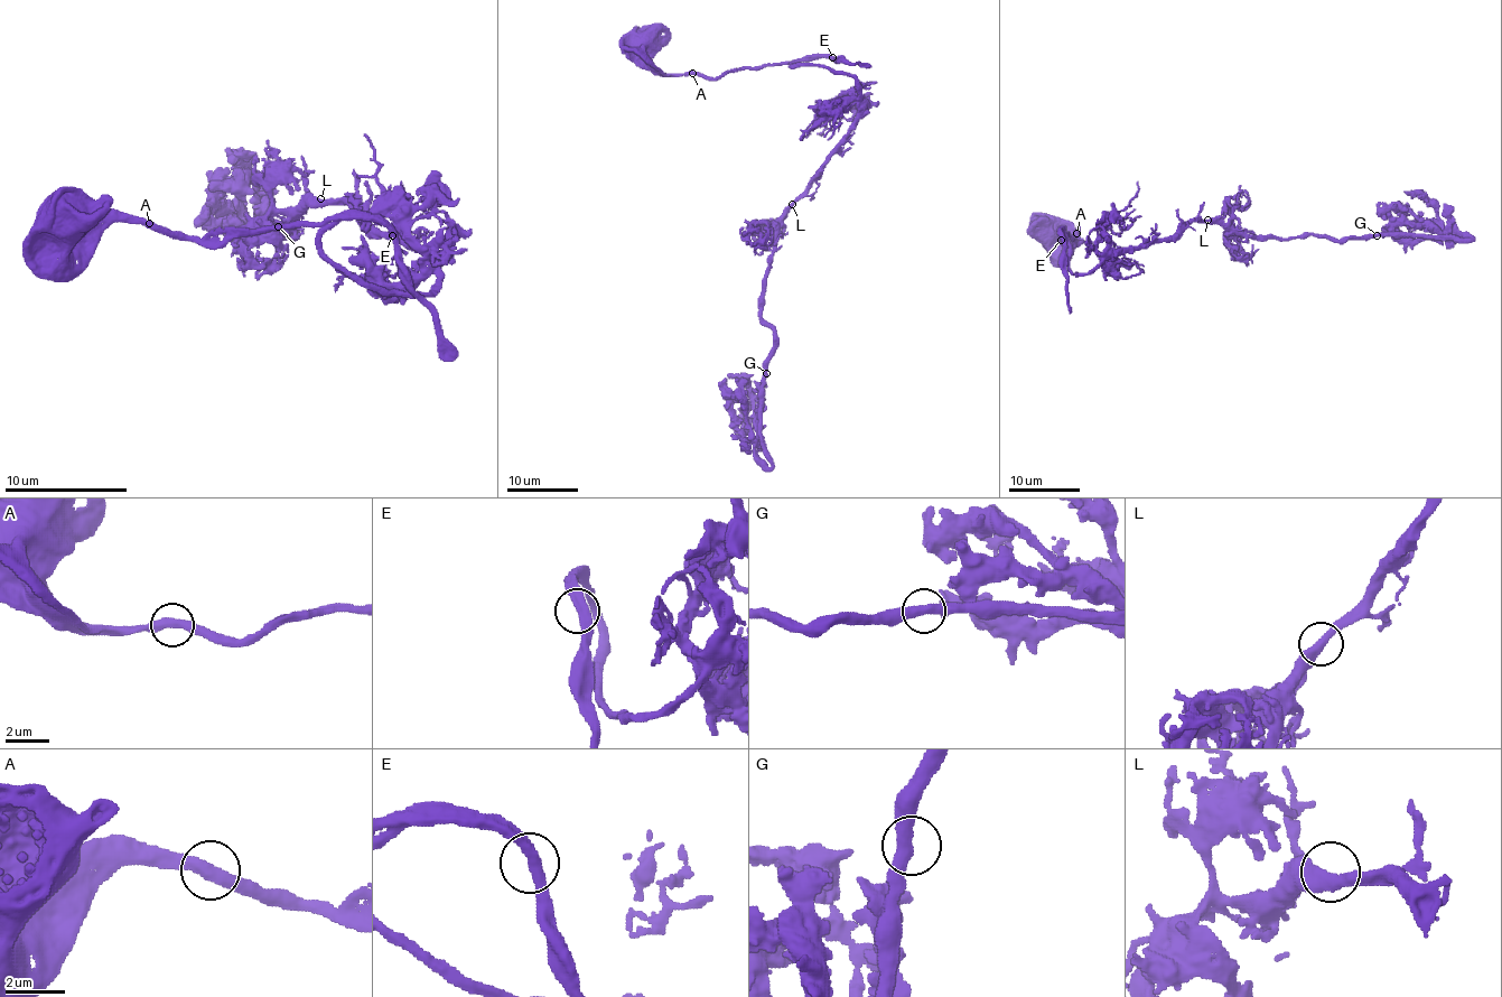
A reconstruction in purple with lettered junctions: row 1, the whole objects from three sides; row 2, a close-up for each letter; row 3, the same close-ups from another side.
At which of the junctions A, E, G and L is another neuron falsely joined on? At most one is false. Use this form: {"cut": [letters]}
{"cut": []}

